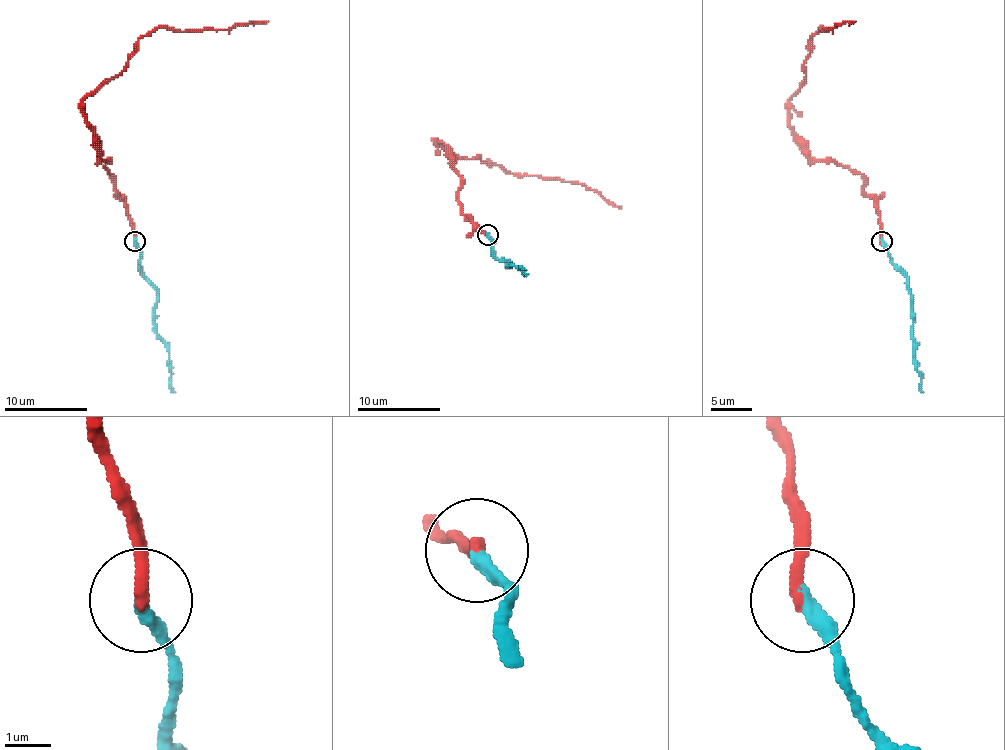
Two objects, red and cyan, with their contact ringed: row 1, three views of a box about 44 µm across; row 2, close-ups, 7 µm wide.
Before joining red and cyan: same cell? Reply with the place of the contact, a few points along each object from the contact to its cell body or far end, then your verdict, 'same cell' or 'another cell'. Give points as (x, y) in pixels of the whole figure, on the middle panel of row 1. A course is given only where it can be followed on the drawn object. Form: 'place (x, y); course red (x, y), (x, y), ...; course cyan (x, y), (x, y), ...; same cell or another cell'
place (487, 234); course red (487, 235), (458, 200), (452, 152), (435, 142), (512, 173), (584, 183), (621, 208); course cyan (487, 235), (493, 241), (493, 253), (499, 260), (507, 260), (507, 266), (520, 266), (524, 274), (528, 274); same cell

